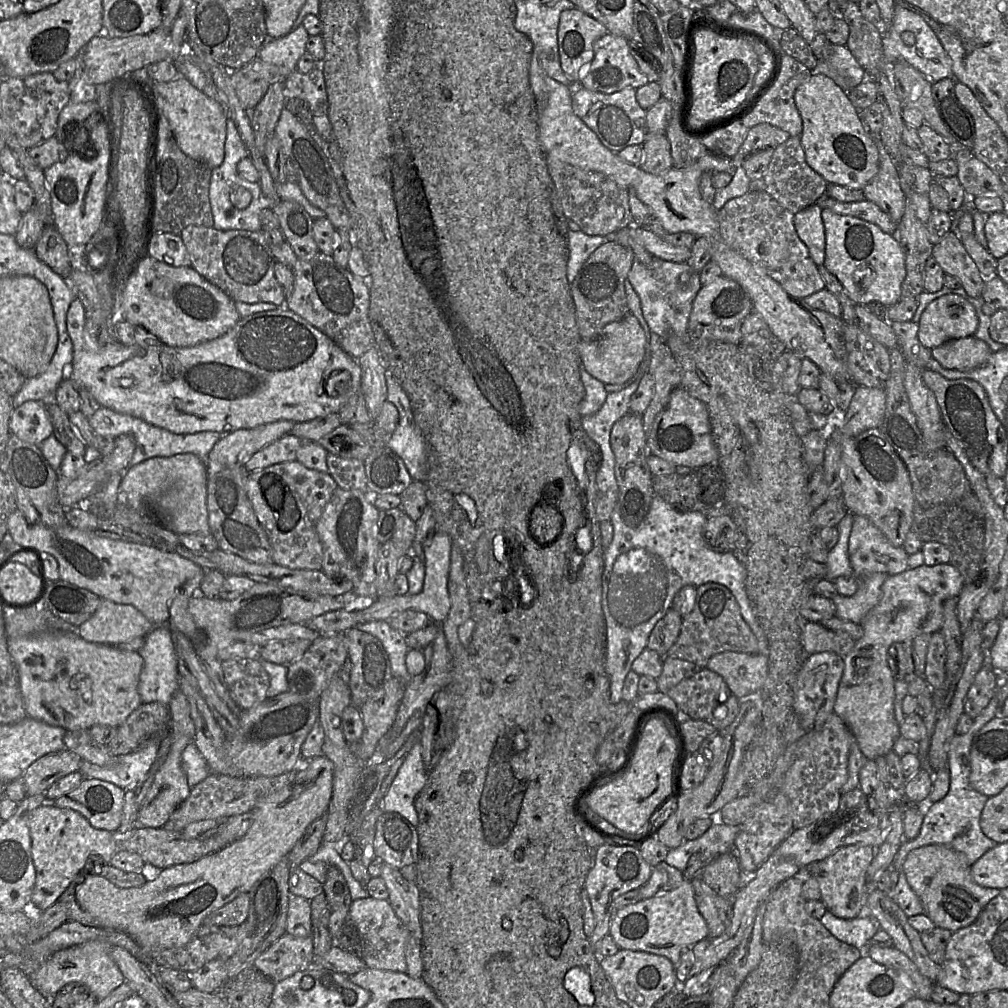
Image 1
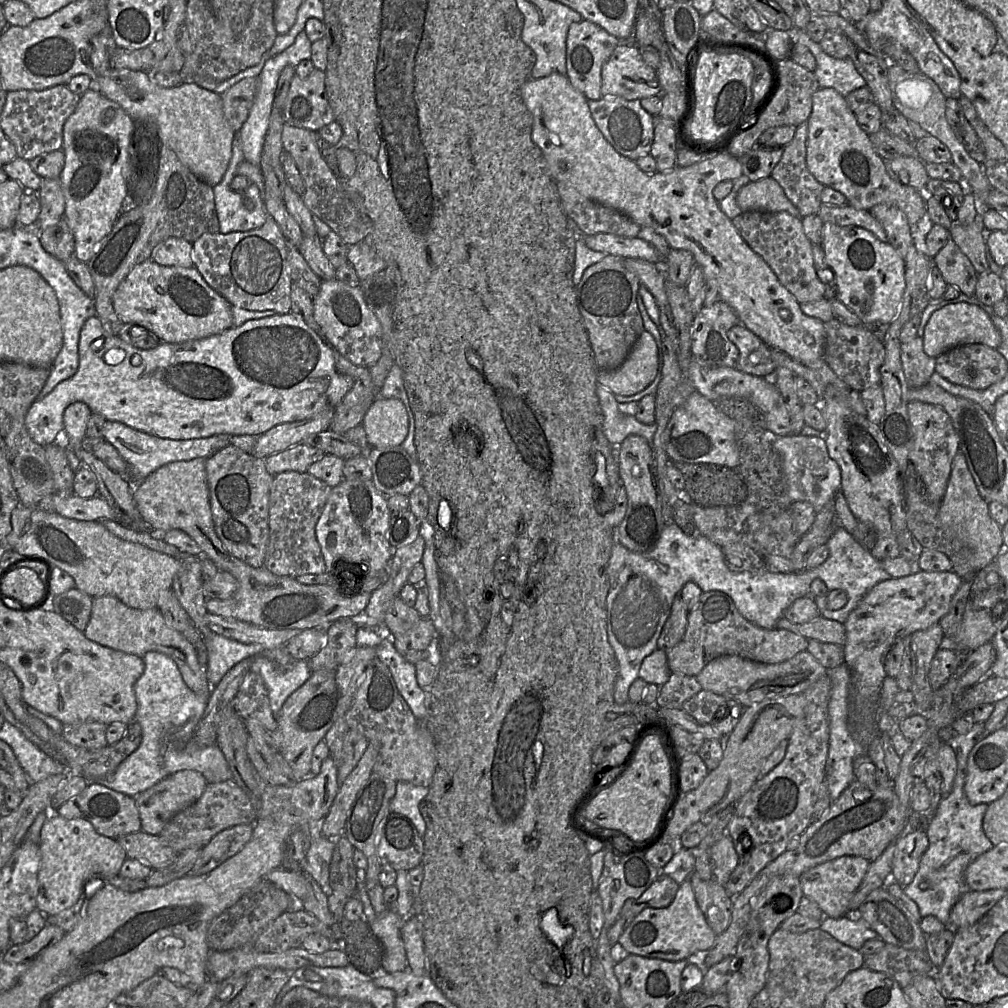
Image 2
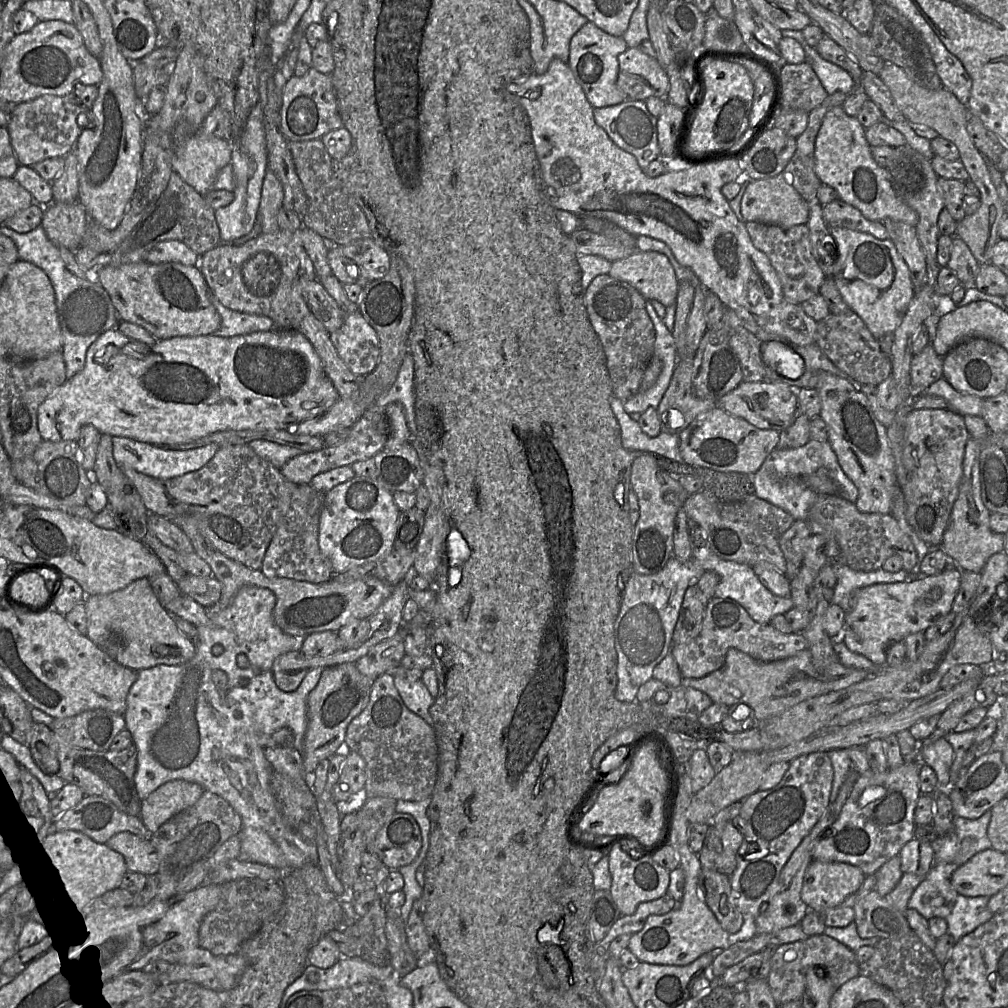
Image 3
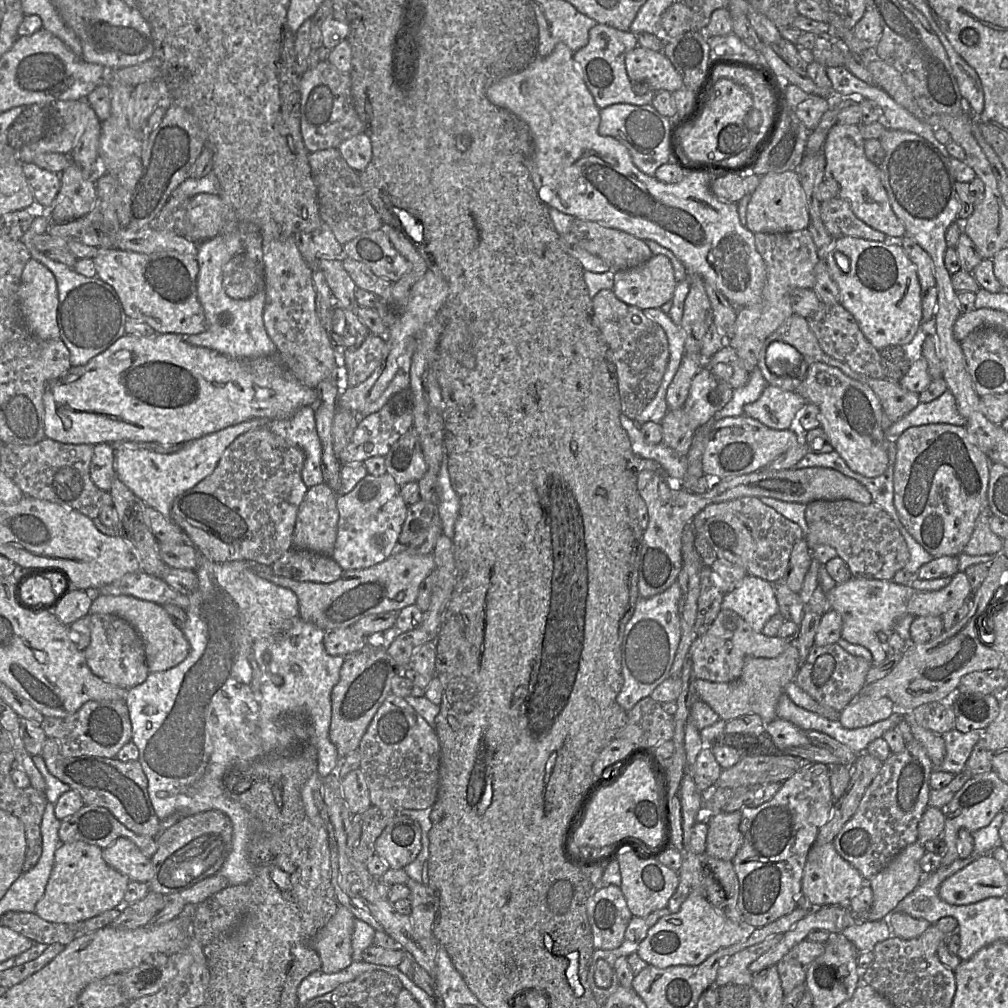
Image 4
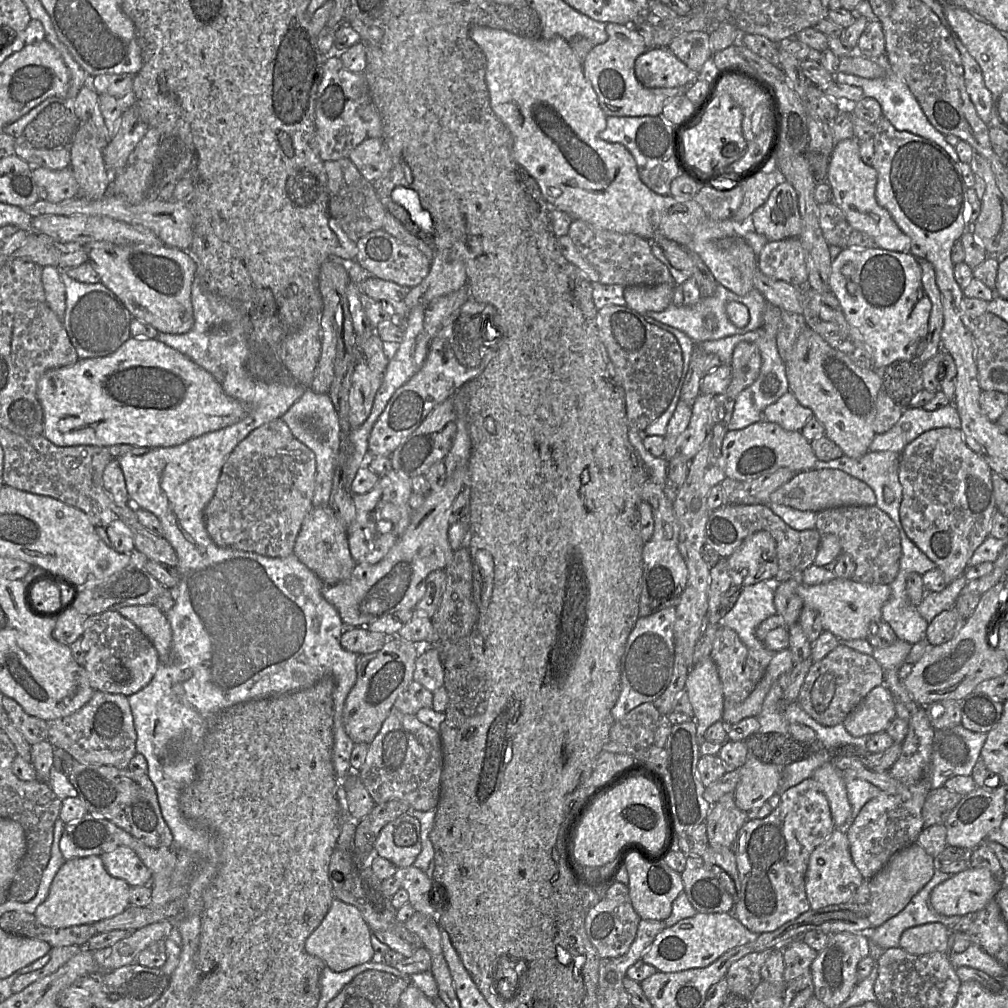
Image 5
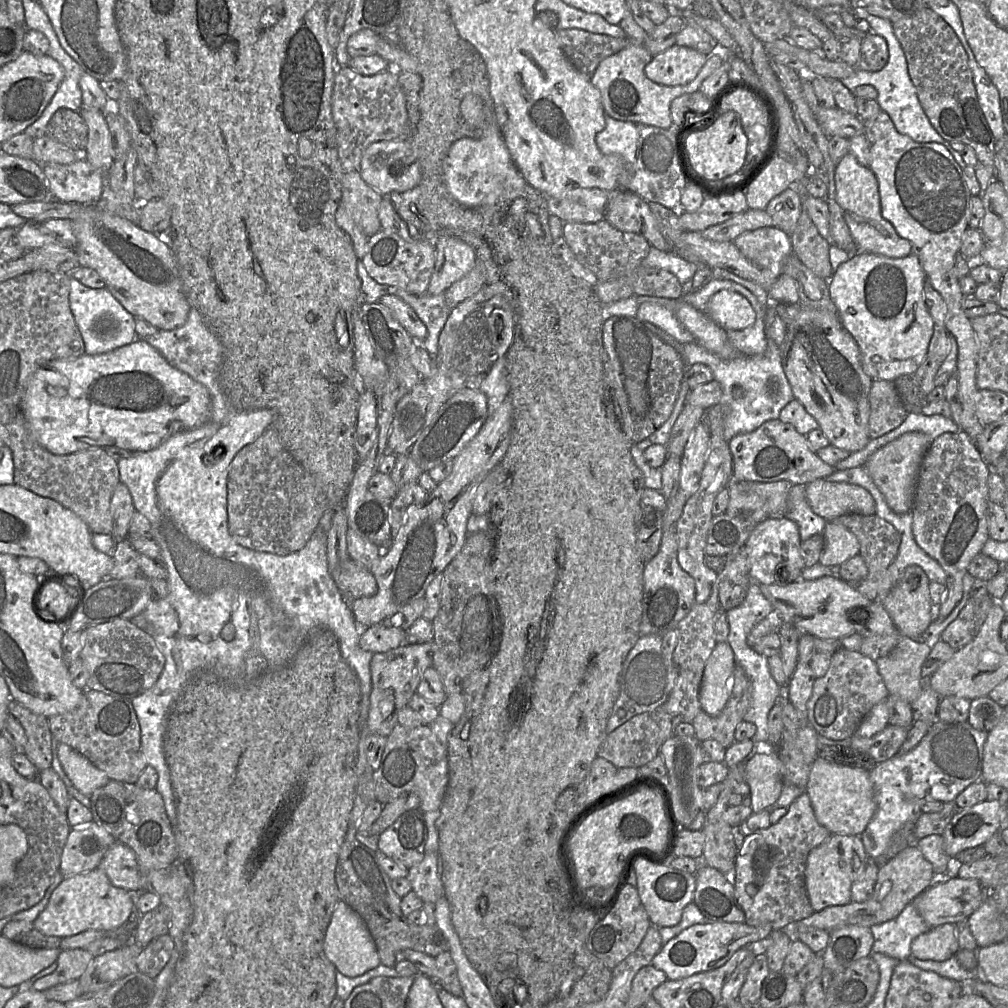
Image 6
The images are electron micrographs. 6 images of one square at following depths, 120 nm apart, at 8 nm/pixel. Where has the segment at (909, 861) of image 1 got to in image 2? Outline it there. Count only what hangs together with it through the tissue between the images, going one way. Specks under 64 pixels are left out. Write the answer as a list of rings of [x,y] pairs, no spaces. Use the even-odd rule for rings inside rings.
[[[1004,889],[969,890],[964,893],[952,907],[946,929],[955,933],[973,925],[1000,901],[1005,893]]]

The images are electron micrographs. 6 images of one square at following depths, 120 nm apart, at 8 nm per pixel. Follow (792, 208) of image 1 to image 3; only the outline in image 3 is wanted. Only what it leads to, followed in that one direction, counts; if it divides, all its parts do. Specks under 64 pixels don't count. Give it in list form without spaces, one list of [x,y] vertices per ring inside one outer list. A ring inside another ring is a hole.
[[[836,92],[809,113],[805,131],[796,138],[796,151],[783,171],[786,181],[791,184],[807,202],[817,199],[821,181],[814,171],[815,139],[826,113],[833,107],[842,107],[846,93]]]

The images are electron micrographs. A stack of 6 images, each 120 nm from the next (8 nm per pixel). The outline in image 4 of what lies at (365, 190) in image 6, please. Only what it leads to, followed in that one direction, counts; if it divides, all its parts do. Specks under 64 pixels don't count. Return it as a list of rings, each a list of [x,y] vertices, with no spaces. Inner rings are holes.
[[[337,148],[311,152],[308,160],[317,188],[320,217],[342,246],[361,234],[383,228],[383,222],[361,184],[359,172],[348,165]]]

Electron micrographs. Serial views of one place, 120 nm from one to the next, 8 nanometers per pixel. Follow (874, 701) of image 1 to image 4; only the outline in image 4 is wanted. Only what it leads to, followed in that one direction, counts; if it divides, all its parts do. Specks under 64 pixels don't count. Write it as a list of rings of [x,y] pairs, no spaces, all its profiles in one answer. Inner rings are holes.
[[[958,571],[952,576],[951,582],[938,591],[918,591],[912,586],[901,585],[892,580],[878,580],[852,577],[849,581],[837,584],[826,592],[831,609],[838,612],[842,618],[841,636],[849,643],[867,648],[873,655],[872,664],[880,664],[888,657],[884,645],[878,638],[878,633],[892,632],[896,622],[904,615],[943,616],[947,611],[960,606],[971,599],[973,590],[965,572]]]

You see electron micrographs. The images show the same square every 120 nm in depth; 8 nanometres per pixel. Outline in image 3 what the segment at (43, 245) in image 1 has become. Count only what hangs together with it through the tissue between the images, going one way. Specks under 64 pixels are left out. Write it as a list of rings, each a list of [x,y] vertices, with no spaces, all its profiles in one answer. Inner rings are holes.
[[[78,201],[51,202],[44,206],[41,224],[47,237],[58,247],[75,251],[87,225],[87,211]]]

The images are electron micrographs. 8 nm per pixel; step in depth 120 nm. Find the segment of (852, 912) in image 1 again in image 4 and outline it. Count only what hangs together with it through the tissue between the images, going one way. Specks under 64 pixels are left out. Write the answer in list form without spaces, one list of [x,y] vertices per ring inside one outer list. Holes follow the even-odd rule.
[[[833,842],[814,846],[808,853],[802,877],[802,893],[814,907],[845,905],[868,882],[862,874],[844,860],[836,851]]]

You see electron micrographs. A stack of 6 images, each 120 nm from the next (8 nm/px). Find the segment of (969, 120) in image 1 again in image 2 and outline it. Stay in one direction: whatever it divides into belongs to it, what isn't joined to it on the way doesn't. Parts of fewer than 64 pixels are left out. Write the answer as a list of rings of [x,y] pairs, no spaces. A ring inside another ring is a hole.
[[[946,99],[946,119],[957,139],[963,144],[969,154],[981,164],[985,161],[985,147],[968,121],[958,99]]]

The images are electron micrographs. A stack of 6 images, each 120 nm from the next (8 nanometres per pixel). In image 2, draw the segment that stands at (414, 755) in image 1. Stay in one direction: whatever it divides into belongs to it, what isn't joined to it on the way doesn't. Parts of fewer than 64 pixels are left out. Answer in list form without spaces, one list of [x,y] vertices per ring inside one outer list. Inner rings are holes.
[[[407,781],[396,783],[396,793],[390,801],[390,811],[408,817],[421,837],[426,831],[426,823],[419,809],[421,800],[427,795],[429,787],[417,786]]]

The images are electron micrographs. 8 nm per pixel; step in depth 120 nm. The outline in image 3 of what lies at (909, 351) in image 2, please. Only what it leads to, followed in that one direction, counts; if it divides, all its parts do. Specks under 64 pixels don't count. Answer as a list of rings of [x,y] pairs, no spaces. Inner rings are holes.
[[[931,344],[927,345],[911,361],[911,397],[923,394],[937,380],[943,378],[943,357],[939,356]]]

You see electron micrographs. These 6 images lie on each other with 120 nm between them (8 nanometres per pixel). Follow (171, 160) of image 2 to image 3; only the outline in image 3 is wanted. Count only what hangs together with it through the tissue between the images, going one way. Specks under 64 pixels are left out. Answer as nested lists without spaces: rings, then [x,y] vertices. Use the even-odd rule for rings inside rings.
[[[174,171],[160,197],[141,213],[141,218],[135,227],[122,243],[110,253],[111,261],[109,264],[120,266],[146,261],[149,251],[159,242],[166,240],[181,241],[199,256],[221,244],[215,210],[208,205],[203,195],[187,184]]]

